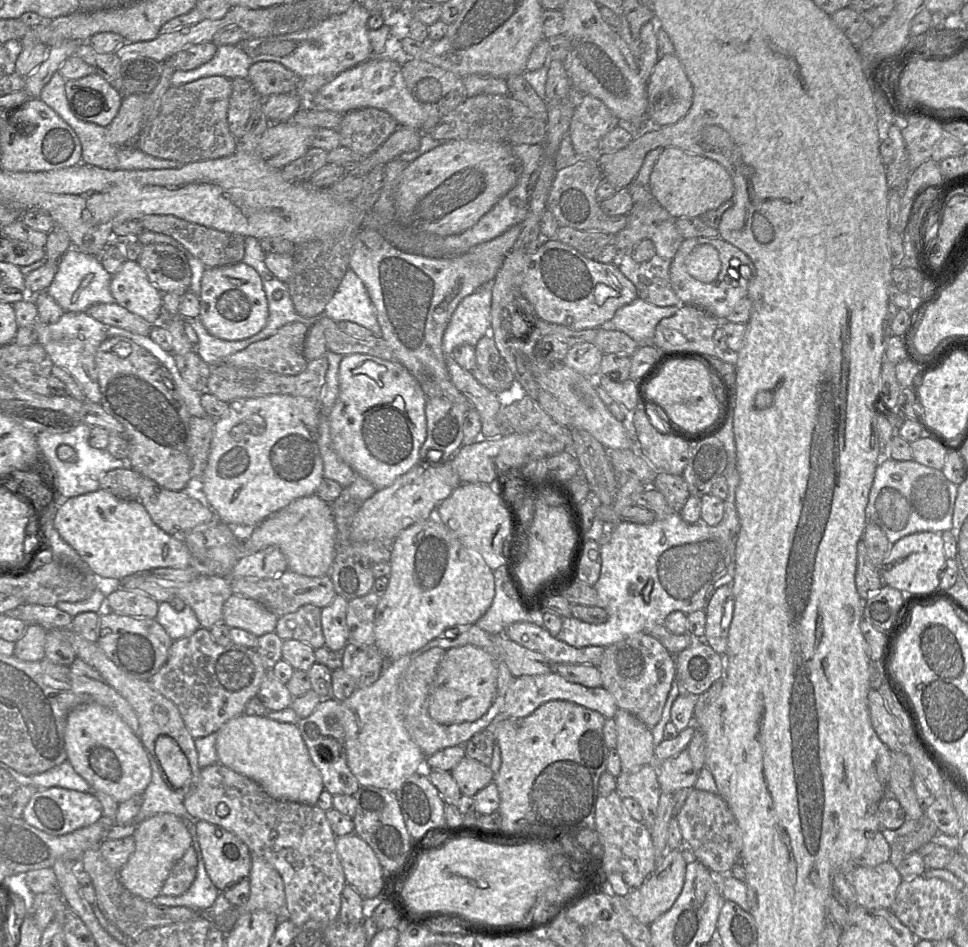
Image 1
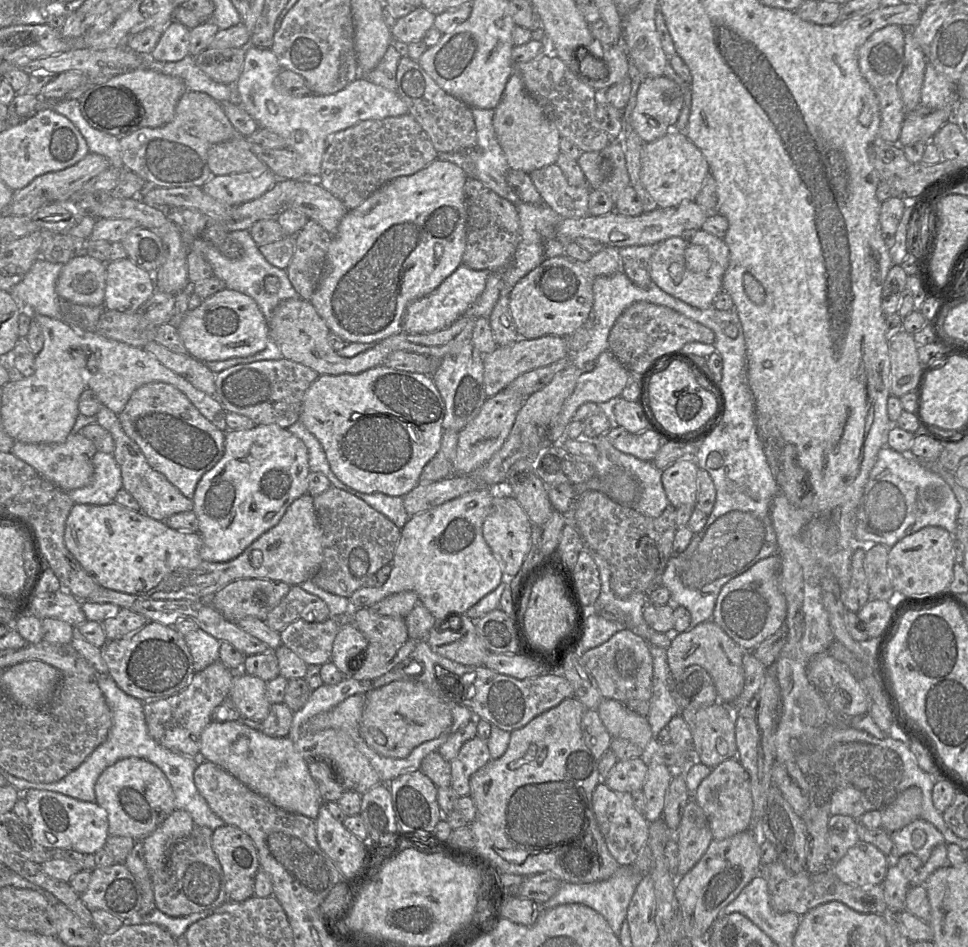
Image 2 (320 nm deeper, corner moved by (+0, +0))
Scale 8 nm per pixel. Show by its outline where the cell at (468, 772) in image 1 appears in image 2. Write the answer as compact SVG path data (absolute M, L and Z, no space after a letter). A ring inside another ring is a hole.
M478 736L467 741L450 762L451 787L459 797L469 796L470 778L491 760L487 741Z

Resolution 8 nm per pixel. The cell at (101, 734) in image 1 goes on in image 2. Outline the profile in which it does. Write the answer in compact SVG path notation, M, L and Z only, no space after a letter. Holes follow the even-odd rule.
M137 757L117 761L106 768L95 784L96 803L108 815L109 836L143 840L173 812L175 795L164 772L155 764Z

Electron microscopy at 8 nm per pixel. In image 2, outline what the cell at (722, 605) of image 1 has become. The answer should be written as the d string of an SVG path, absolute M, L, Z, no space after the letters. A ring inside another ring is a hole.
M777 554L762 559L724 584L717 597L711 619L745 652L772 636L785 621L787 606L779 587L779 569Z

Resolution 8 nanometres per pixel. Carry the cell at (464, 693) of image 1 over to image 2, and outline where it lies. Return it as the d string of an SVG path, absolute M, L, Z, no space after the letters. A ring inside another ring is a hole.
M415 680L394 681L365 694L360 735L367 746L383 757L404 759L424 742L438 738L452 725L447 704Z

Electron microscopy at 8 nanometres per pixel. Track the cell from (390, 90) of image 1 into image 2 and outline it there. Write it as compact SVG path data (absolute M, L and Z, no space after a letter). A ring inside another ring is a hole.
M249 44L246 47L246 55L241 75L236 82L236 88L241 97L240 105L258 123L259 127L267 128L284 138L286 148L296 152L304 161L307 177L310 179L317 179L319 177L323 154L332 135L364 120L380 120L408 113L406 104L397 92L376 85L363 77L358 77L335 94L309 94L301 97L284 95L277 91L274 85L274 81L281 71L282 68L272 49L259 48Z

